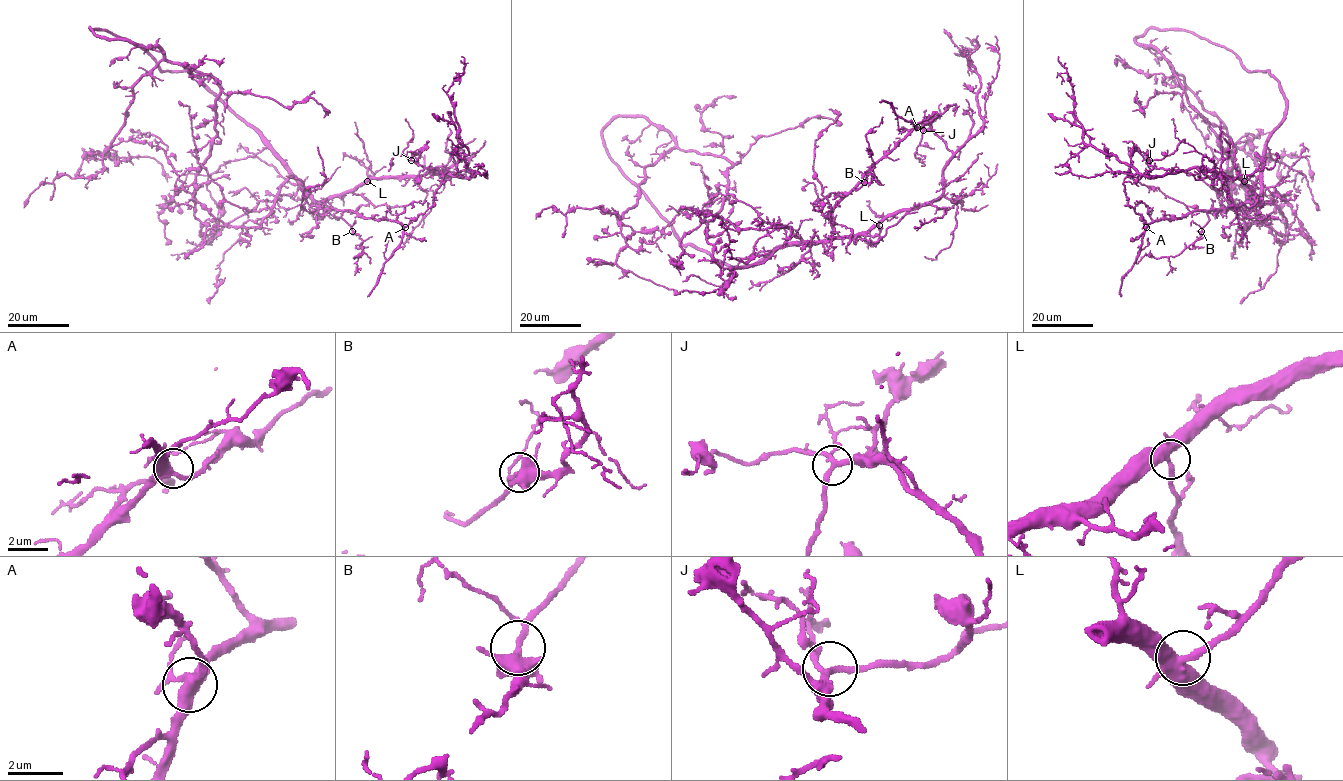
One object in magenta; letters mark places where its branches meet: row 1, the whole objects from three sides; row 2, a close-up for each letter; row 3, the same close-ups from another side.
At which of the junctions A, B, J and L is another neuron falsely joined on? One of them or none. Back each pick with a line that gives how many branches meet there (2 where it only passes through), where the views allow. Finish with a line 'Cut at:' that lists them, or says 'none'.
Cut at: none

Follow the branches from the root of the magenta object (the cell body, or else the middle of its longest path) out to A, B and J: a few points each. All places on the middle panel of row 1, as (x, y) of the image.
A: (750, 206), (765, 222), (788, 226), (803, 240), (827, 240), (833, 231), (832, 209), (917, 127)
B: (750, 206), (765, 222), (788, 226), (803, 240), (827, 240), (833, 231), (832, 209), (864, 183)
J: (750, 206), (805, 241), (864, 235), (942, 192), (952, 153), (923, 130)

